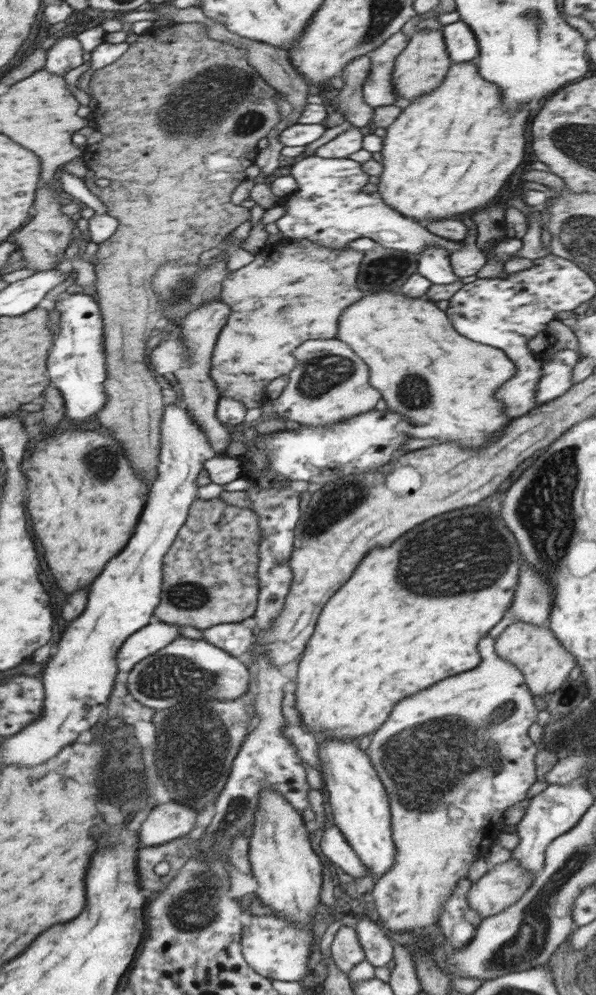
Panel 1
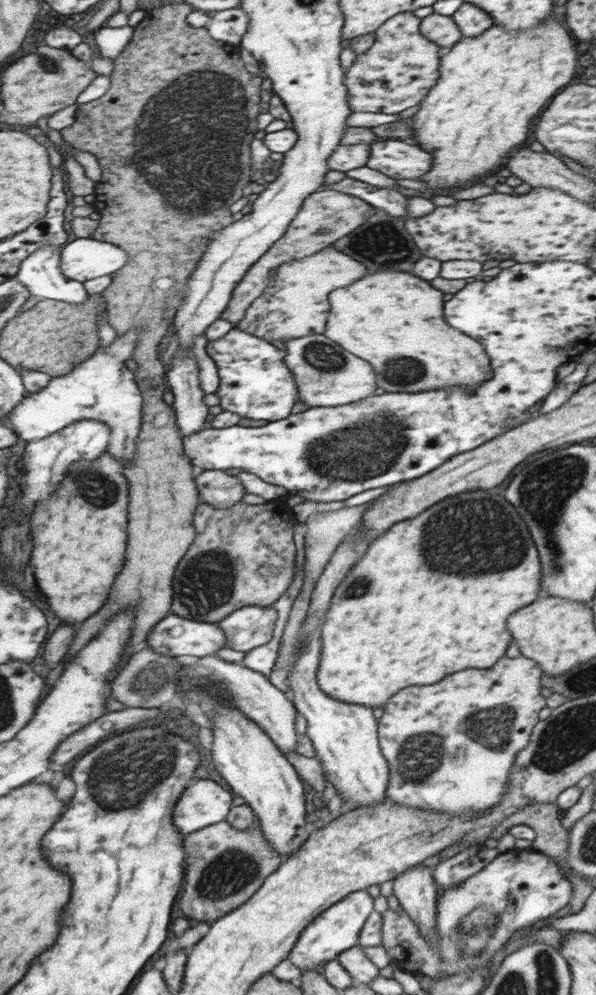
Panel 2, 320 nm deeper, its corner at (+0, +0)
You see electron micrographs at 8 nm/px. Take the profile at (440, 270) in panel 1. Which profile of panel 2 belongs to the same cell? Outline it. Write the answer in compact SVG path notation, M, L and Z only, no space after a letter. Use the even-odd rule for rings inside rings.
M345 177L340 182L336 182L336 184L330 184L327 190L341 191L343 194L360 198L368 205L384 210L392 218L402 218L404 222L409 219L408 198L402 196L396 189L378 188L359 182L356 179Z

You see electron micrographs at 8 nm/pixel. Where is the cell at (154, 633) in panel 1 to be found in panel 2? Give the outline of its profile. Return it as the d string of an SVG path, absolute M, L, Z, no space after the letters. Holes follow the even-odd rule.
M171 614L148 633L146 641L160 655L202 658L224 648L227 638L219 623L204 624Z

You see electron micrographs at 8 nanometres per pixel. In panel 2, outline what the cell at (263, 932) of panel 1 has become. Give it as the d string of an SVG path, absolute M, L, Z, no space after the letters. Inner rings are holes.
M366 889L347 894L340 902L322 911L301 932L298 943L290 949L287 956L300 970L316 969L322 962L328 962L354 946L358 946L358 938L362 927L374 911L374 899Z

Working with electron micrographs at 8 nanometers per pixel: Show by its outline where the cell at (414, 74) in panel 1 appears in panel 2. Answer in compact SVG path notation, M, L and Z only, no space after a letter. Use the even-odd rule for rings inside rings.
M434 12L421 19L419 29L428 40L435 42L443 51L447 51L463 37L452 17Z

